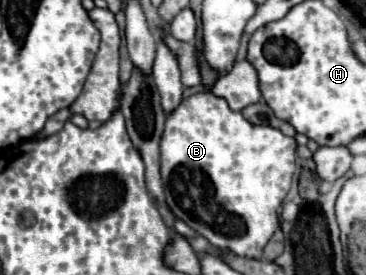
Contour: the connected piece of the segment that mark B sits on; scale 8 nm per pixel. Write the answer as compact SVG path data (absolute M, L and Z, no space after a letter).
M200 91L190 95L188 99L182 99L182 103L170 111L166 115L166 125L164 125L164 133L160 139L160 151L162 151L162 165L160 165L160 173L162 173L162 185L164 185L164 195L166 195L166 203L170 207L170 211L174 213L174 217L182 219L188 227L192 227L198 235L202 235L204 239L208 239L210 245L216 245L218 249L230 249L232 253L240 255L240 257L250 257L250 259L258 259L262 257L262 249L268 243L268 239L274 235L274 231L278 229L280 221L278 221L278 209L290 189L290 181L294 175L294 161L296 161L296 141L292 137L286 137L284 133L280 133L274 127L268 125L252 125L248 123L240 111L232 111L228 107L228 103L222 97L216 97L212 91Z

